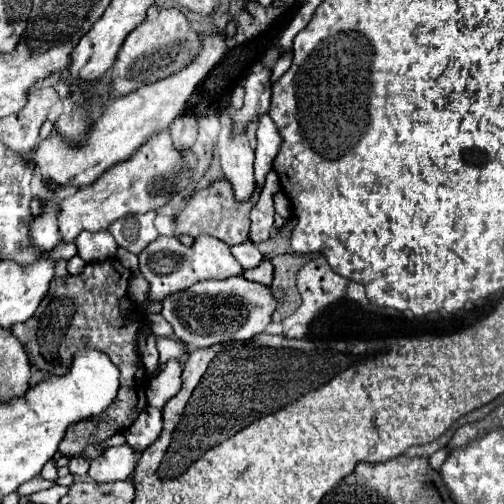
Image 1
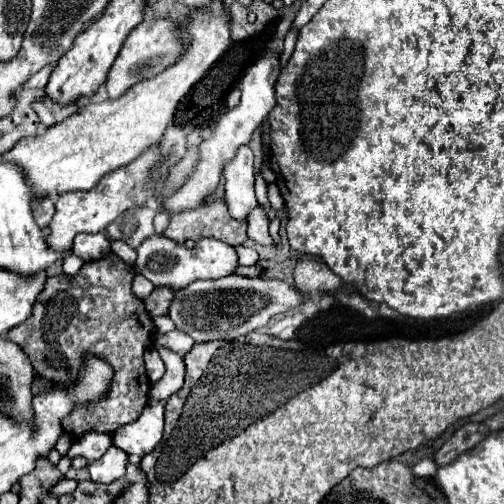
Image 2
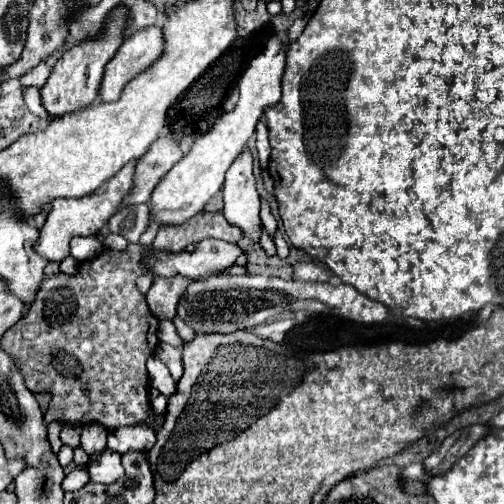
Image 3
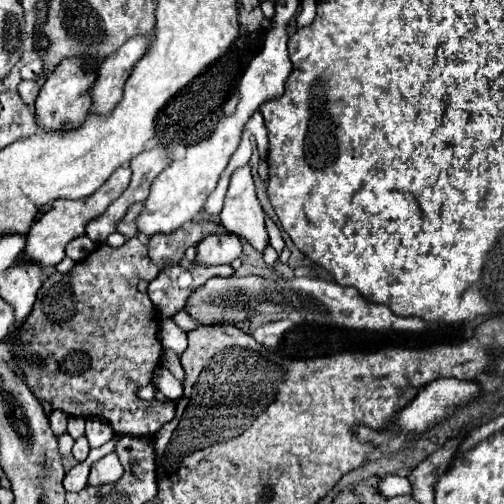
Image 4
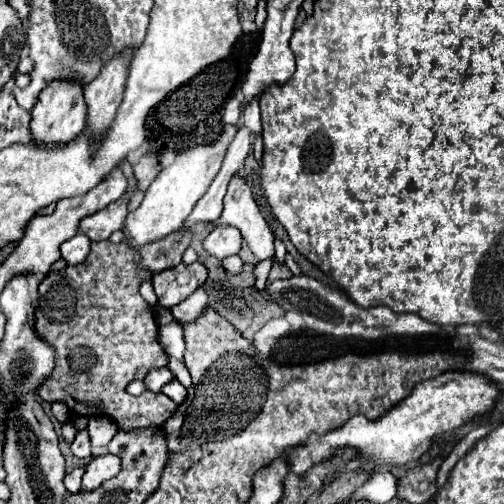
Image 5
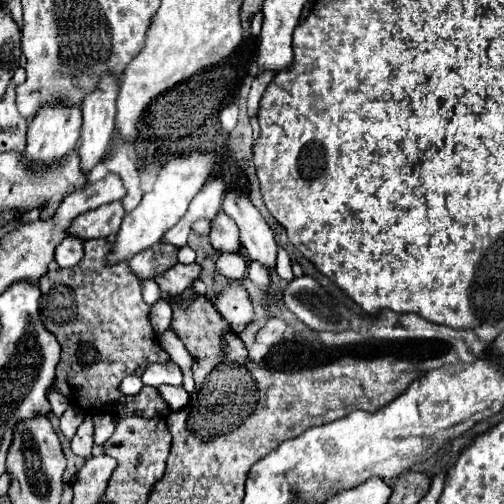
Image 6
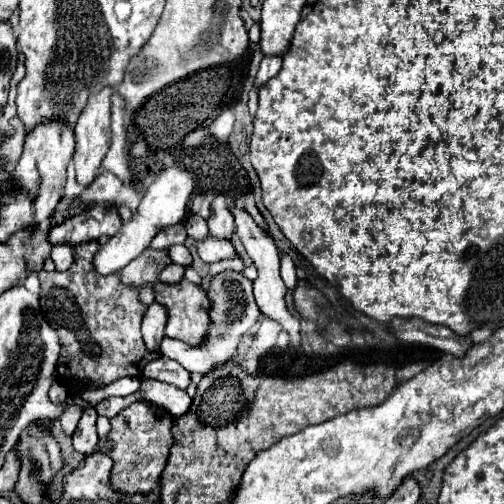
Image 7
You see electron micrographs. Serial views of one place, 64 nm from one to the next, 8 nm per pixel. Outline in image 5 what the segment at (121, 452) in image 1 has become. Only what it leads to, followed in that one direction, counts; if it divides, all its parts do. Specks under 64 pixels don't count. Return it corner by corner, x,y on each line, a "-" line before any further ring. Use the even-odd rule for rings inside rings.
106,454
106,456
92,458
86,464
80,492
92,492
92,490
100,488
104,484
104,480
110,480
116,474
118,474
118,456

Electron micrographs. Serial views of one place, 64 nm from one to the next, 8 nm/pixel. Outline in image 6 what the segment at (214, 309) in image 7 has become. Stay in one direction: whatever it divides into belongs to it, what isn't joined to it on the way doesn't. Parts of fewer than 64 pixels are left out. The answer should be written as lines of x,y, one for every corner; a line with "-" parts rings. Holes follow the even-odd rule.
228,280
228,284
216,296
216,310
226,320
232,334
246,328
254,320
252,300
242,282
-
166,330
166,332
158,338
158,342
160,342
160,346
168,352
168,356
170,356
182,370
190,370
192,364
196,362
196,356
192,356
192,354
184,348
182,340
180,340
172,330

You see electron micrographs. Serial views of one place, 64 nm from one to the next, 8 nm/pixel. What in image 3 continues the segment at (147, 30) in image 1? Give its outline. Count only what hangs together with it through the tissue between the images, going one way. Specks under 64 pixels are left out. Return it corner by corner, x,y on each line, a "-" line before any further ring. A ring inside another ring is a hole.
150,26
126,38
122,46
116,50
116,56
104,68
104,76
100,82
100,100
118,100
122,88
132,80
132,76
146,70
156,58
160,58
162,48
164,38
162,28
158,26

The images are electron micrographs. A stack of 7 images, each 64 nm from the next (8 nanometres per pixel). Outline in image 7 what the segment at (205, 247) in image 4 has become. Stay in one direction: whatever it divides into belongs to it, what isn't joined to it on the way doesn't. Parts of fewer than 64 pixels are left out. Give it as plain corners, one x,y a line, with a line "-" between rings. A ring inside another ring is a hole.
216,194
210,206
210,218
208,218
210,234
212,236
222,236
222,238
232,238
234,234
234,216
228,206
228,198
224,194

